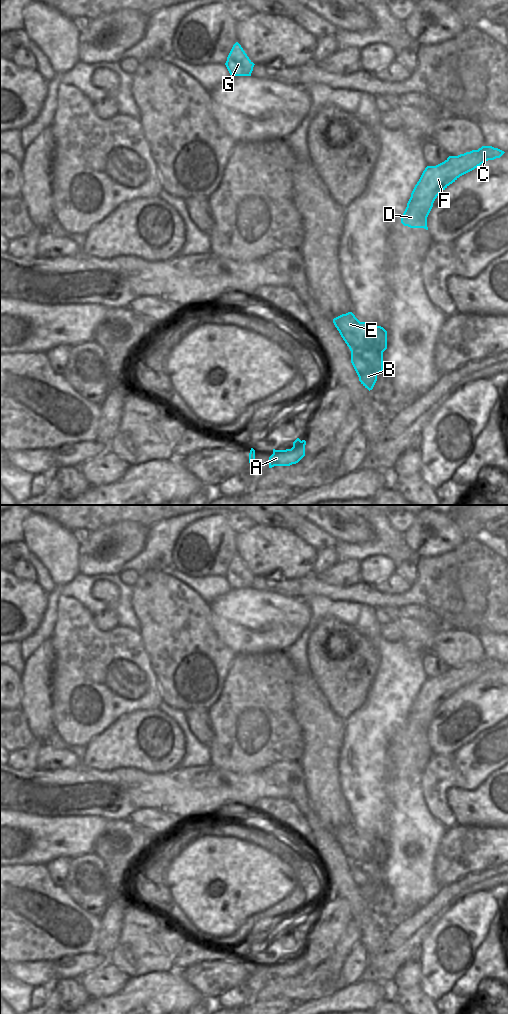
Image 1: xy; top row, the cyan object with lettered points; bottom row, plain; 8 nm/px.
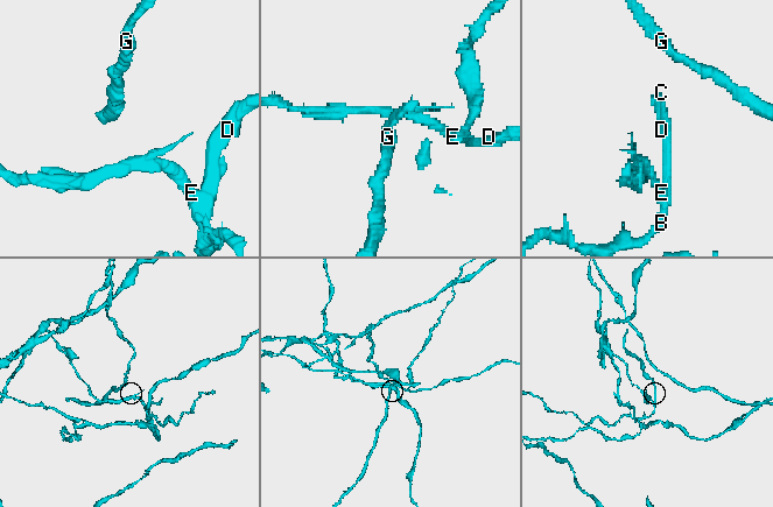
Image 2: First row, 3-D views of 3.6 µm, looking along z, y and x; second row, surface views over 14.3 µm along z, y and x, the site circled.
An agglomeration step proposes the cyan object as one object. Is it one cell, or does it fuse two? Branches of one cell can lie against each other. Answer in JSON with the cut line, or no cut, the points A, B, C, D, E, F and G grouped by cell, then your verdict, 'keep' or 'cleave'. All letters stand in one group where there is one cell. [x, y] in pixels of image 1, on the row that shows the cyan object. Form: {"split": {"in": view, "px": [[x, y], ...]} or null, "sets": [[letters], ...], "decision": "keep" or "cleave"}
{"split": {"in": "xy", "px": [[382, 327], [375, 327], [373, 329], [372, 353], [376, 358]]}, "sets": [["A", "B", "E", "G"], ["C", "D", "F"]], "decision": "cleave"}

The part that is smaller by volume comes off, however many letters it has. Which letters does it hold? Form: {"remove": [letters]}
{"remove": ["C", "D", "F"]}

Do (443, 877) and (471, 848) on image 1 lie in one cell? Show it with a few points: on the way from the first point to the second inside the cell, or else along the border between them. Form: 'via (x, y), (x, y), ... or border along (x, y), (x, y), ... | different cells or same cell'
via (449, 870), (464, 855) | same cell

